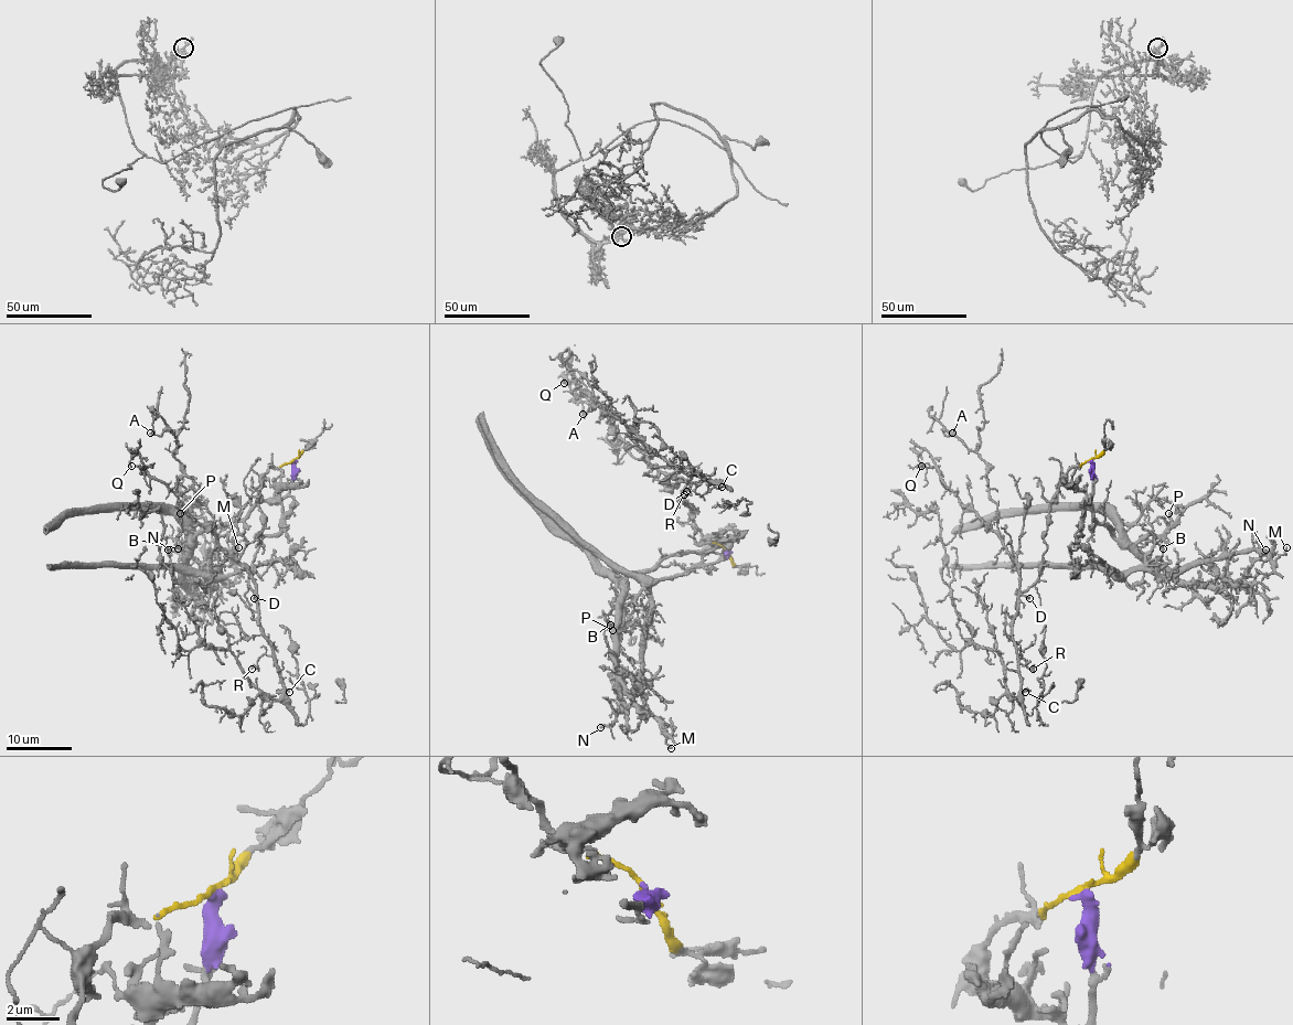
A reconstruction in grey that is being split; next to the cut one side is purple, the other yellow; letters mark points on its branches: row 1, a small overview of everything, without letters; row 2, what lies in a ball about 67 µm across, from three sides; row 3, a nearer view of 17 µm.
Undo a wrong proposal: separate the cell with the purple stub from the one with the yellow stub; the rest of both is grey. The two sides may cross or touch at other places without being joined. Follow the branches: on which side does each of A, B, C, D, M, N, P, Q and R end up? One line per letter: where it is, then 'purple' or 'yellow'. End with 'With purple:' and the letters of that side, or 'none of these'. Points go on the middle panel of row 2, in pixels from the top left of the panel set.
A: place (583, 414); yellow
B: place (610, 625); purple
C: place (722, 487); yellow
D: place (686, 491); yellow
M: place (671, 748); purple
N: place (600, 727); purple
P: place (612, 630); purple
Q: place (564, 383); yellow
R: place (684, 494); yellow
With purple: B, M, N, P

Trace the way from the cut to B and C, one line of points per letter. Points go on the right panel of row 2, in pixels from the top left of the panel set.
B: (1089, 461), (1091, 514), (1094, 519), (1123, 544), (1140, 547), (1152, 541), (1163, 548)
C: (1089, 460), (1071, 468), (1049, 504), (1042, 575), (1018, 598), (1012, 636), (1019, 686), (1025, 692)

